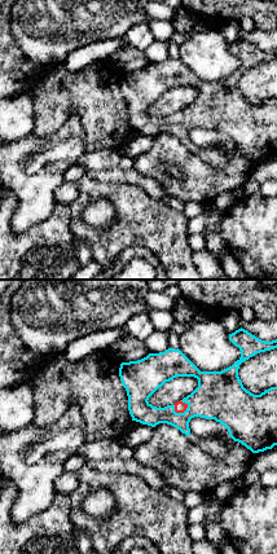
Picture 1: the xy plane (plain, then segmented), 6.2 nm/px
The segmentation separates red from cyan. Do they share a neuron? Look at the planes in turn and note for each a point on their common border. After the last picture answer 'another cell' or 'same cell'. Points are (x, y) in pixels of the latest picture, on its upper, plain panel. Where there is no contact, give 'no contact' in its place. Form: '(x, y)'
(179, 122)

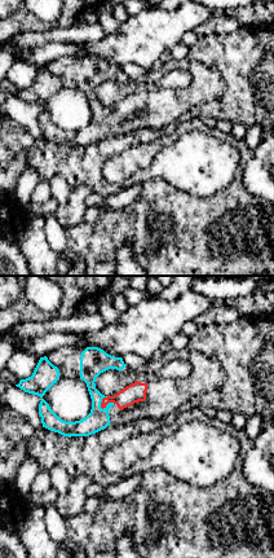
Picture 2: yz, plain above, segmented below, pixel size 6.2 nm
(106, 114)

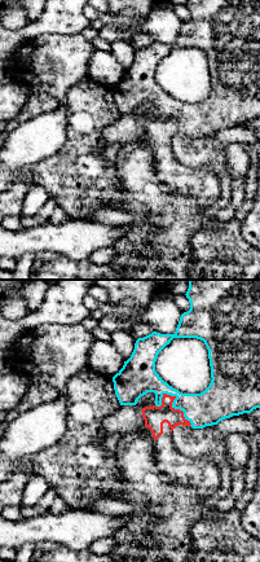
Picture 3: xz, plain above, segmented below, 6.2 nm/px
(173, 118)

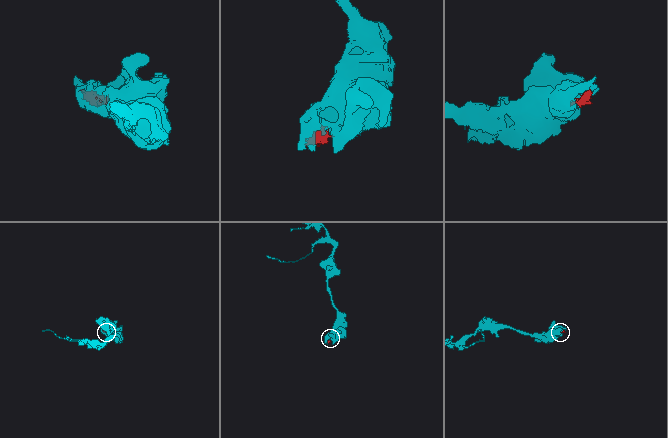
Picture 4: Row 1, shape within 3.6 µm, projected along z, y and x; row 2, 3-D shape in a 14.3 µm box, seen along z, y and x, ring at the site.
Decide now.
same cell

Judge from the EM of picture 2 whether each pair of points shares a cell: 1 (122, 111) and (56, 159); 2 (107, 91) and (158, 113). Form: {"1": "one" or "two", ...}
{"1": "two", "2": "two"}

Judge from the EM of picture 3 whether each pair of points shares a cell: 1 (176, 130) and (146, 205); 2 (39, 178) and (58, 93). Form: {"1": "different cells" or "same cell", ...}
{"1": "different cells", "2": "different cells"}

